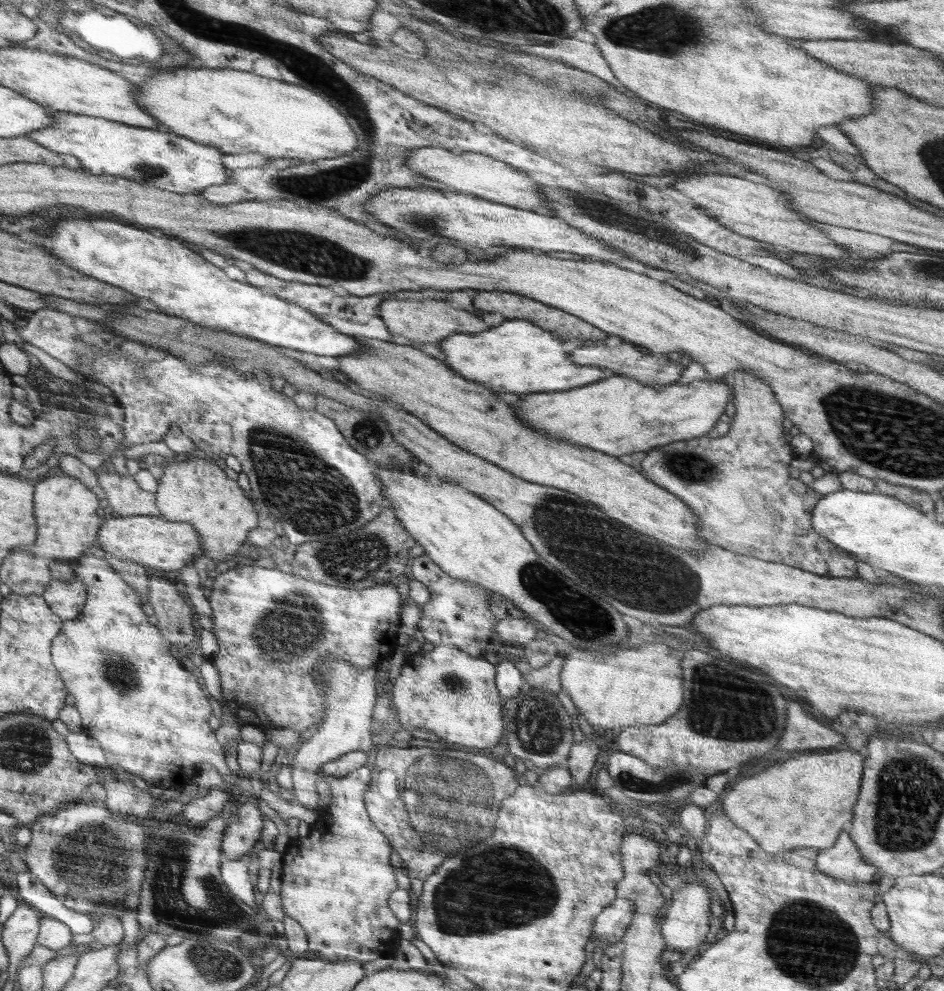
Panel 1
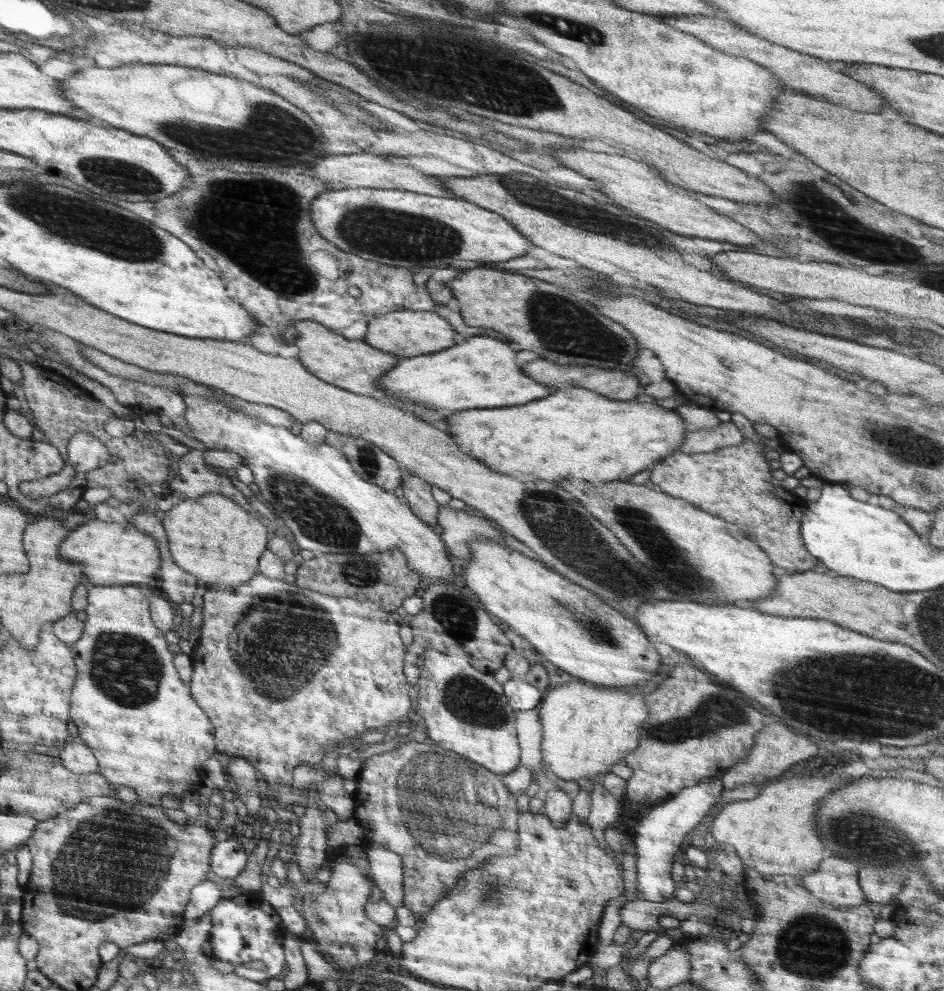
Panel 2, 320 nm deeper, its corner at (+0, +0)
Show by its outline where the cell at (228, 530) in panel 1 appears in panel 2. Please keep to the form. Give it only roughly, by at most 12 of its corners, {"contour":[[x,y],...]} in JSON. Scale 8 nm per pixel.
{"contour":[[223,493],[162,521],[172,561],[207,584],[258,574],[268,532]]}

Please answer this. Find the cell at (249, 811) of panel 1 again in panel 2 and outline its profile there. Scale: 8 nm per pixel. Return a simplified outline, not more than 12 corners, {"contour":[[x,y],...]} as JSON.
{"contour":[[230,835],[212,851],[213,874],[236,878],[246,854]]}

